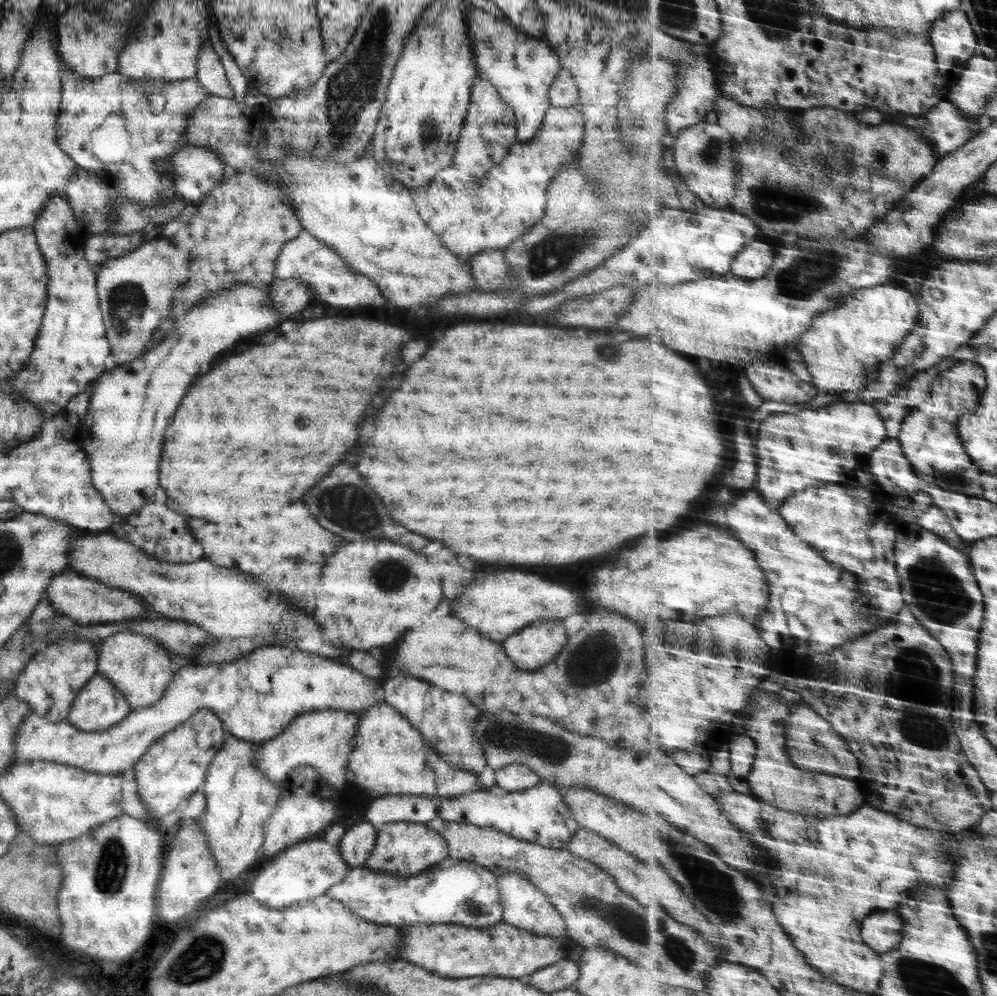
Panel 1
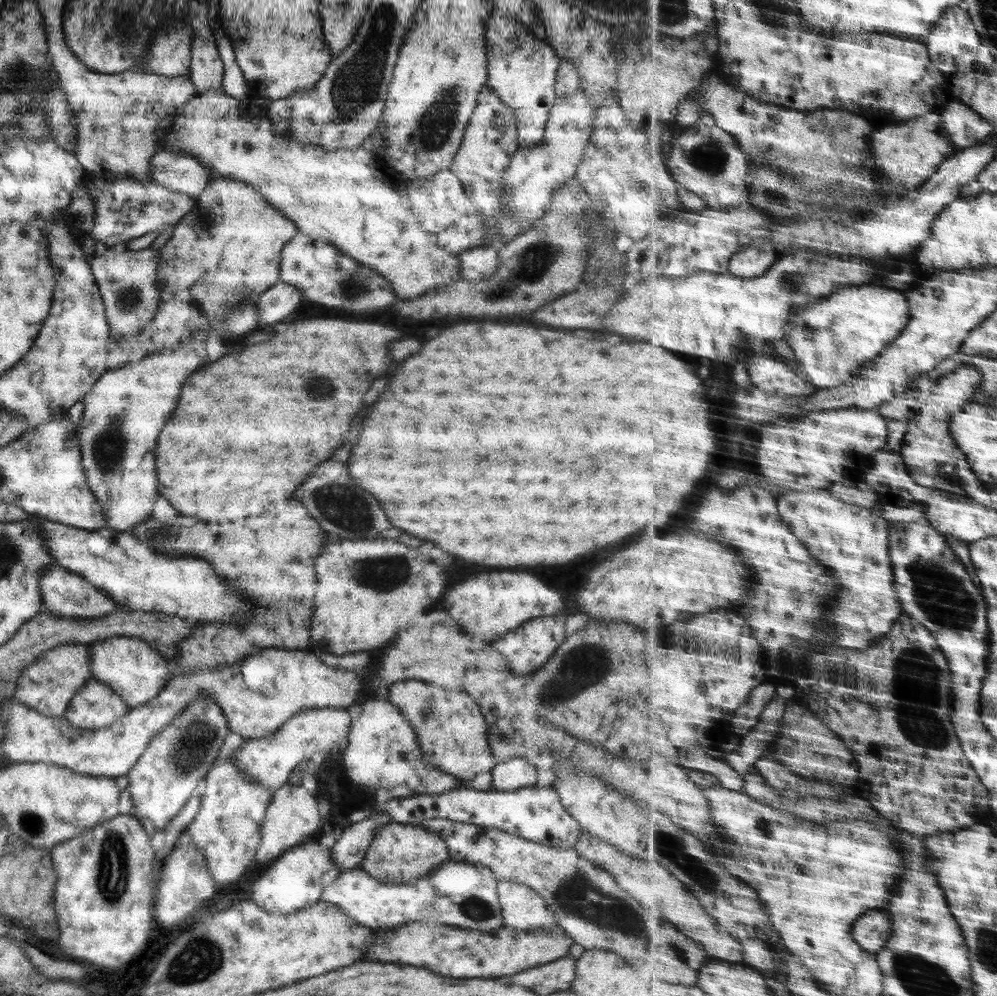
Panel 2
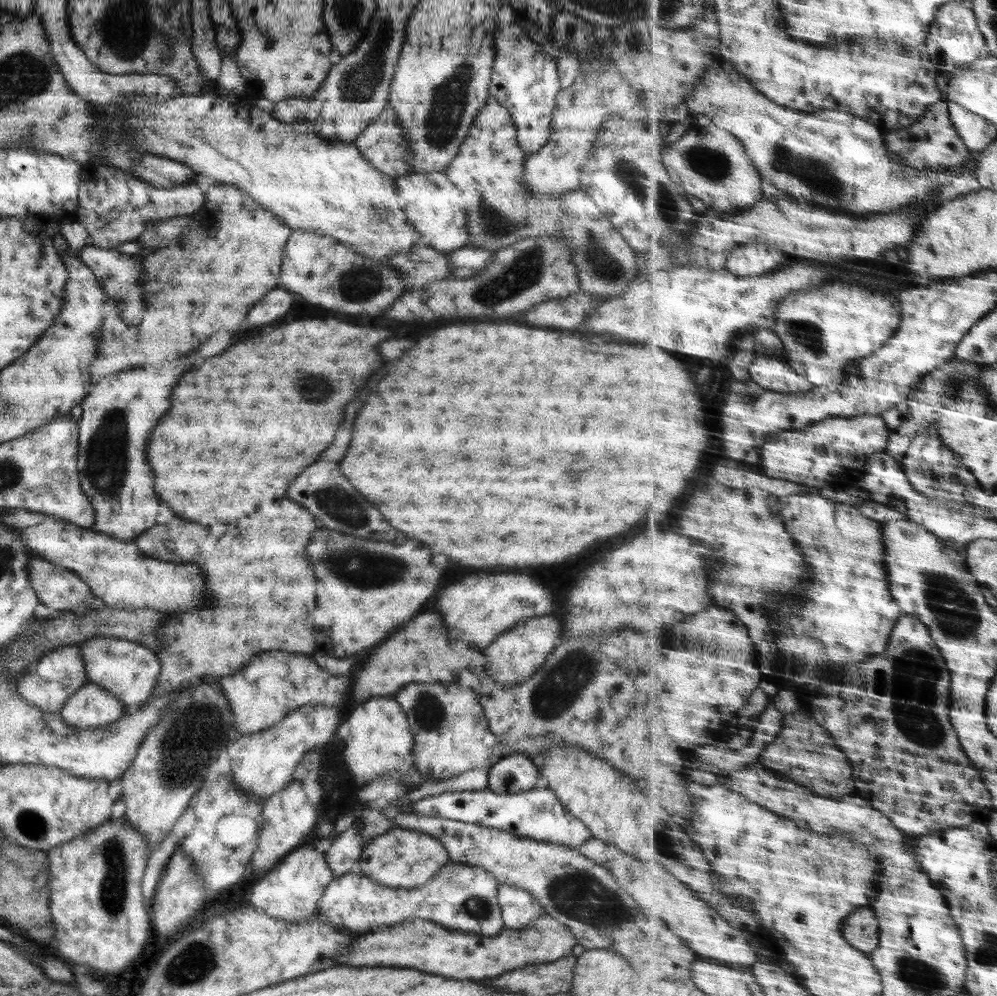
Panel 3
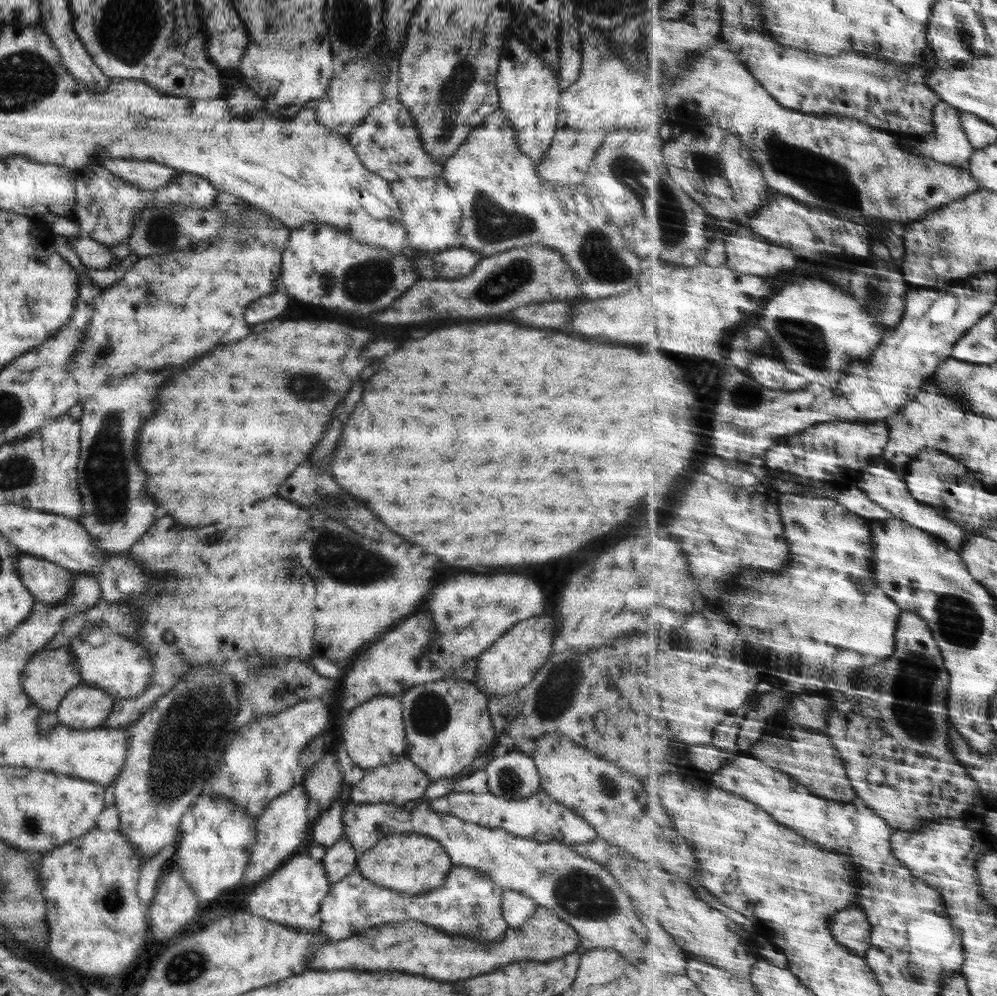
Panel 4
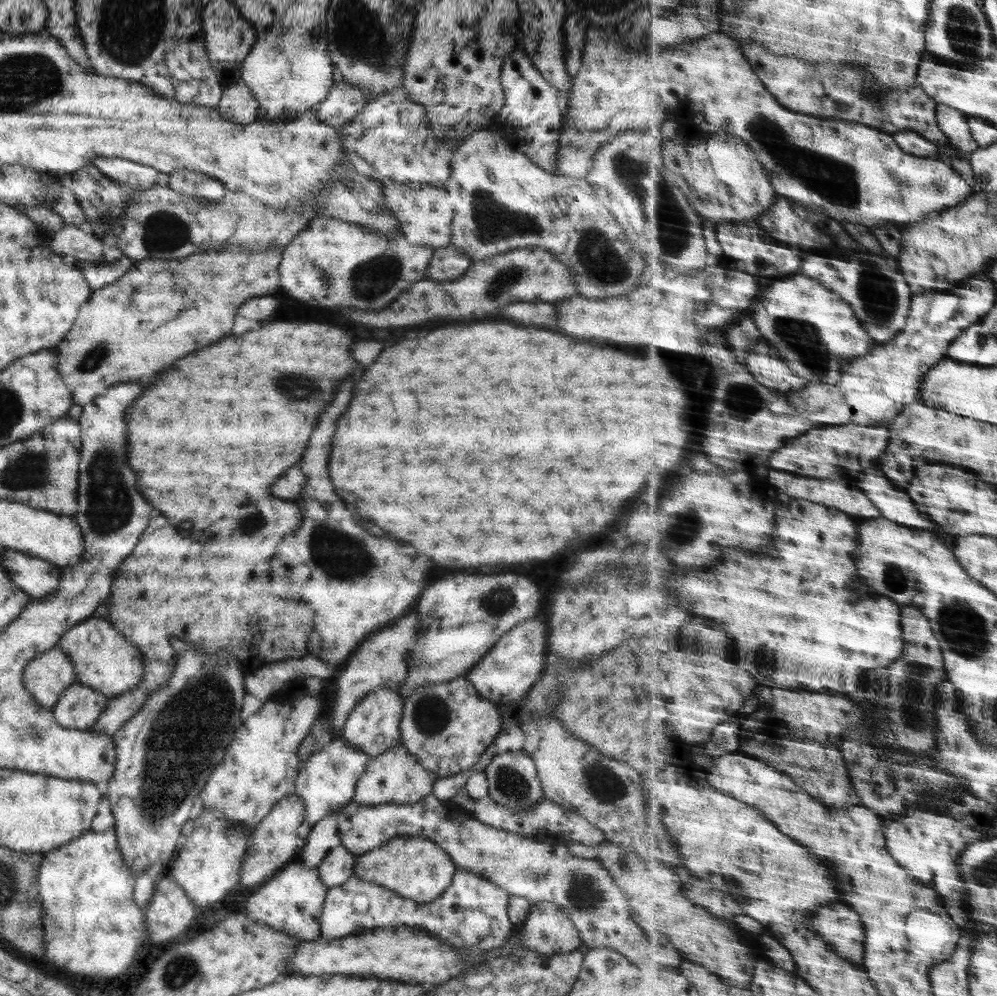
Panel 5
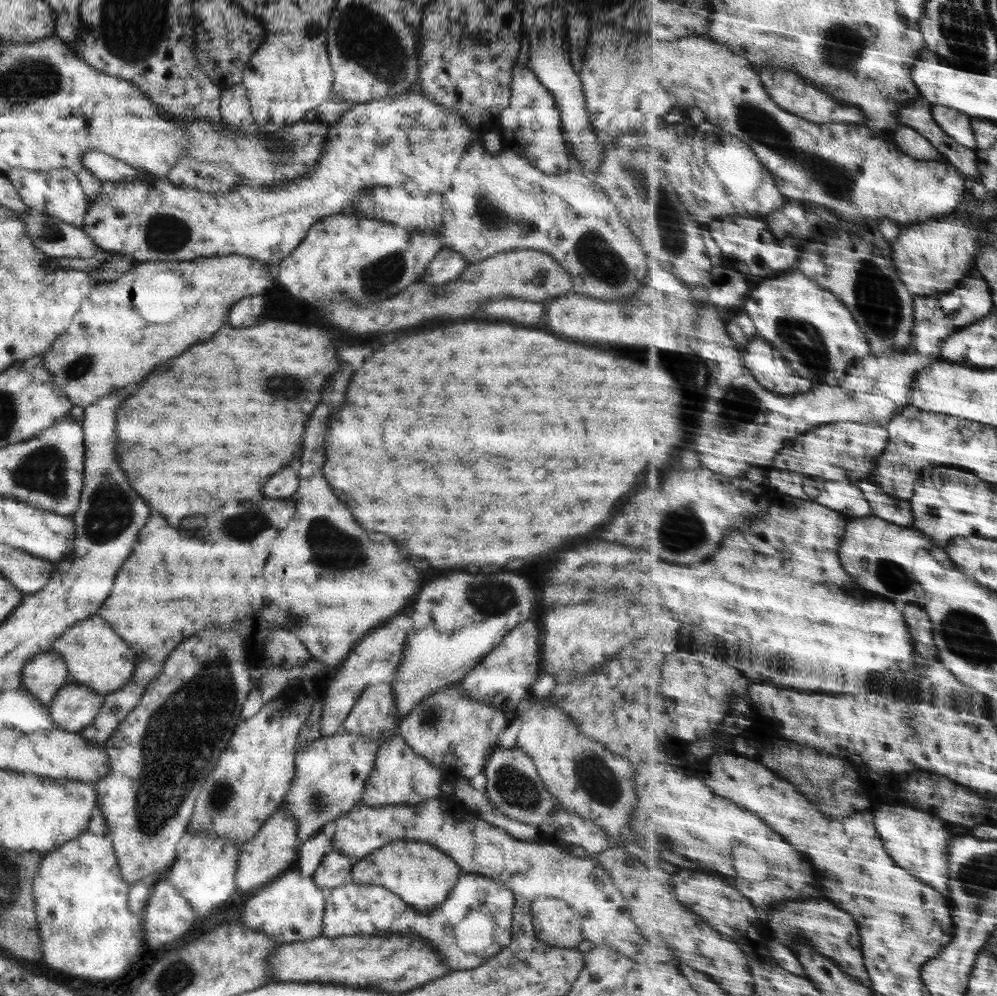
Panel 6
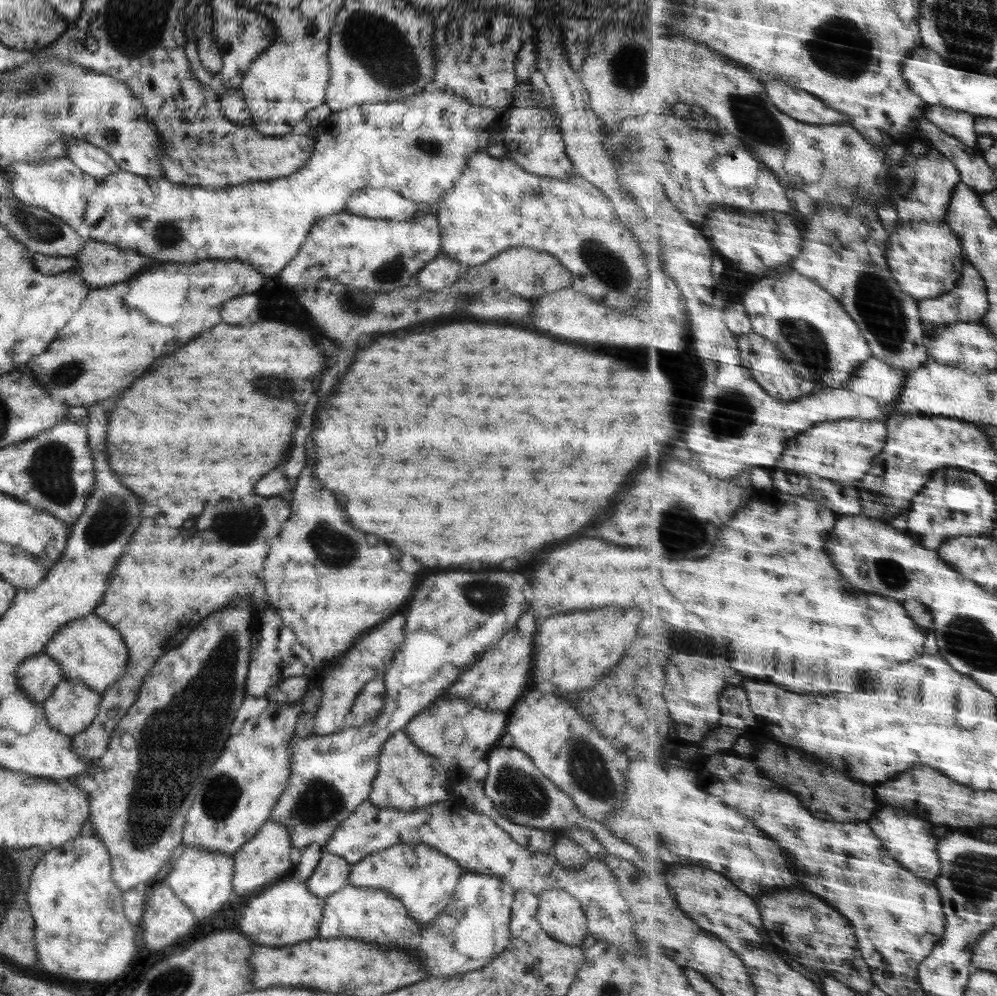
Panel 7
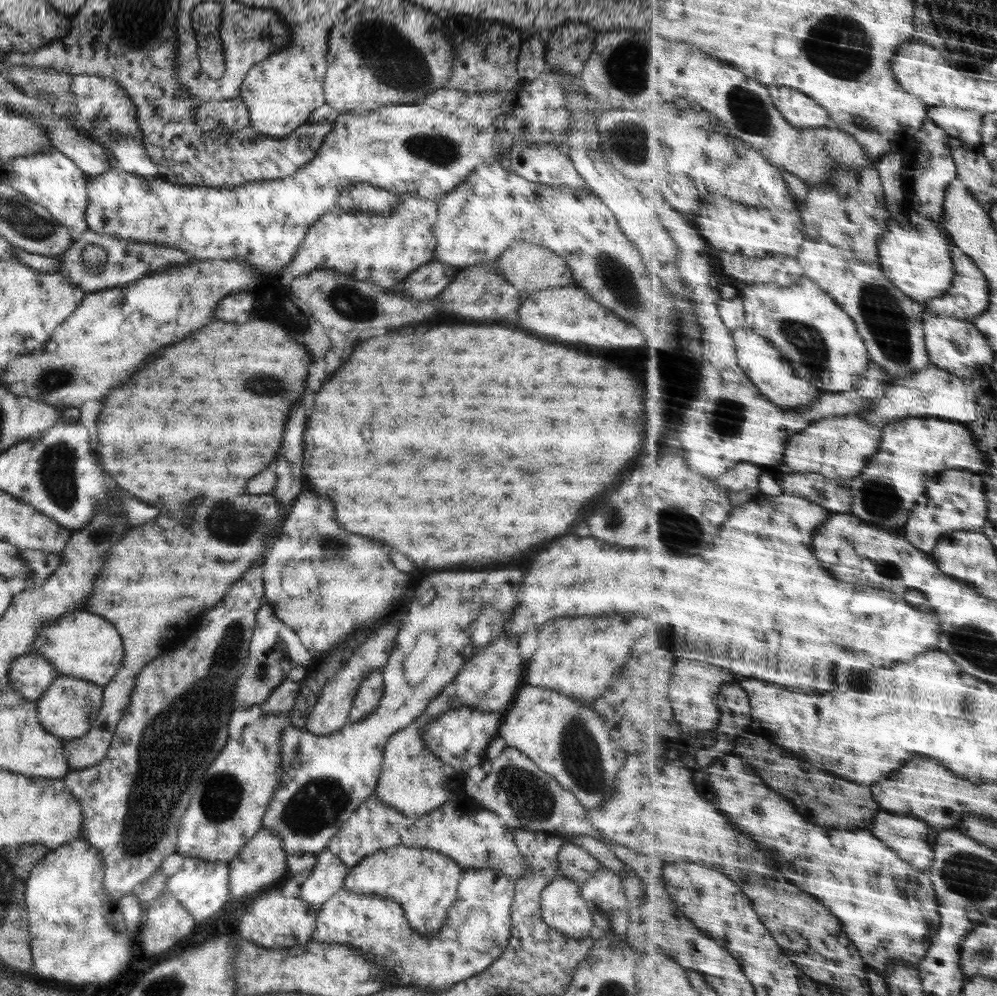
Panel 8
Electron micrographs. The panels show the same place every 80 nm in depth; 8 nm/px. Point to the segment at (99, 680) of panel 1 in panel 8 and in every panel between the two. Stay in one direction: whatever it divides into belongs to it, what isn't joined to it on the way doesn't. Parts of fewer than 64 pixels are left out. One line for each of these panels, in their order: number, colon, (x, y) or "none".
2: (94, 705)
3: (90, 706)
4: (83, 707)
5: (78, 707)
6: (72, 709)
7: (69, 709)
8: (65, 709)

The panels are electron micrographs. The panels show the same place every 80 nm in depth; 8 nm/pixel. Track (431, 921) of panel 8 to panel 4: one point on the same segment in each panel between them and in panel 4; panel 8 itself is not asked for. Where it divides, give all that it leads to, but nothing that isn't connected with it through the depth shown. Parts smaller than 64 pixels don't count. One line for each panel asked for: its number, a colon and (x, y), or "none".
4: (405, 862)
5: (417, 869)
6: (418, 873)
7: (423, 879)

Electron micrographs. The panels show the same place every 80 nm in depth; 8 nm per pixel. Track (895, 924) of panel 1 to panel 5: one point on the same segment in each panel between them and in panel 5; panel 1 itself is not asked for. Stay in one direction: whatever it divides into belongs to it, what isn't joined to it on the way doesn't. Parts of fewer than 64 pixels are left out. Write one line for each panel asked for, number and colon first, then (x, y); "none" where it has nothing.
2: (872, 931)
3: (861, 929)
4: (850, 927)
5: (837, 924)

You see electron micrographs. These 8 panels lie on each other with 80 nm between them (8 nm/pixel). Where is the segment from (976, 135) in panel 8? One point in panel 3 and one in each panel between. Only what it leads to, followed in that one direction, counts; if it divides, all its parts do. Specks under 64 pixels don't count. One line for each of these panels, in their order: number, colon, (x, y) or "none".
3: (932, 143)
4: (948, 144)
5: (954, 123)
6: (955, 123)
7: (959, 124)

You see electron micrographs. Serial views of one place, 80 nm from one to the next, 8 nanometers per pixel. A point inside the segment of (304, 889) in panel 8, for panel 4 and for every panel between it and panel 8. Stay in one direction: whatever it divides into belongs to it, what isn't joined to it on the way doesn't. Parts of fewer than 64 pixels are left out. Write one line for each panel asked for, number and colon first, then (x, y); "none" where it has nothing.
4: (339, 859)
5: (337, 865)
6: (334, 869)
7: (331, 873)

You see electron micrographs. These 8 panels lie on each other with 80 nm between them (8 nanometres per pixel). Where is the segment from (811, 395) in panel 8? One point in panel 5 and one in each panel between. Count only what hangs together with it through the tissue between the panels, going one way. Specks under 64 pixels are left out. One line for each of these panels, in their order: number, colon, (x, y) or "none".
5: (770, 371)
6: (771, 369)
7: (770, 368)

